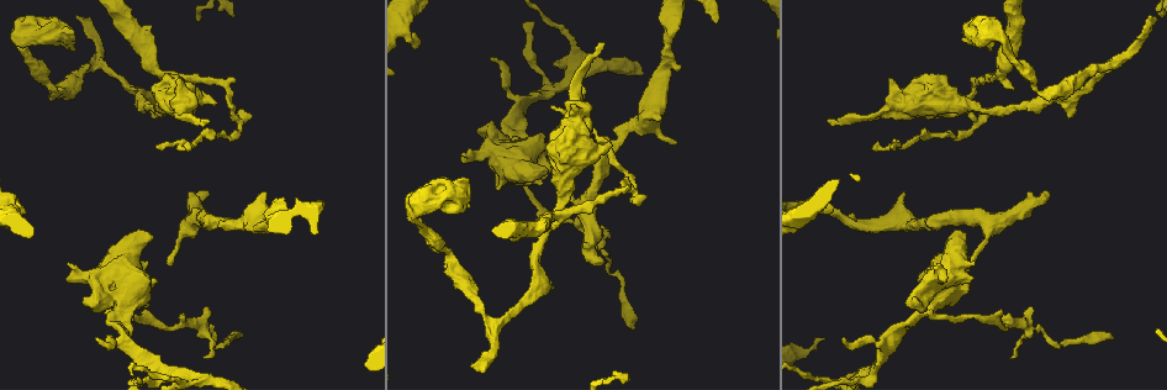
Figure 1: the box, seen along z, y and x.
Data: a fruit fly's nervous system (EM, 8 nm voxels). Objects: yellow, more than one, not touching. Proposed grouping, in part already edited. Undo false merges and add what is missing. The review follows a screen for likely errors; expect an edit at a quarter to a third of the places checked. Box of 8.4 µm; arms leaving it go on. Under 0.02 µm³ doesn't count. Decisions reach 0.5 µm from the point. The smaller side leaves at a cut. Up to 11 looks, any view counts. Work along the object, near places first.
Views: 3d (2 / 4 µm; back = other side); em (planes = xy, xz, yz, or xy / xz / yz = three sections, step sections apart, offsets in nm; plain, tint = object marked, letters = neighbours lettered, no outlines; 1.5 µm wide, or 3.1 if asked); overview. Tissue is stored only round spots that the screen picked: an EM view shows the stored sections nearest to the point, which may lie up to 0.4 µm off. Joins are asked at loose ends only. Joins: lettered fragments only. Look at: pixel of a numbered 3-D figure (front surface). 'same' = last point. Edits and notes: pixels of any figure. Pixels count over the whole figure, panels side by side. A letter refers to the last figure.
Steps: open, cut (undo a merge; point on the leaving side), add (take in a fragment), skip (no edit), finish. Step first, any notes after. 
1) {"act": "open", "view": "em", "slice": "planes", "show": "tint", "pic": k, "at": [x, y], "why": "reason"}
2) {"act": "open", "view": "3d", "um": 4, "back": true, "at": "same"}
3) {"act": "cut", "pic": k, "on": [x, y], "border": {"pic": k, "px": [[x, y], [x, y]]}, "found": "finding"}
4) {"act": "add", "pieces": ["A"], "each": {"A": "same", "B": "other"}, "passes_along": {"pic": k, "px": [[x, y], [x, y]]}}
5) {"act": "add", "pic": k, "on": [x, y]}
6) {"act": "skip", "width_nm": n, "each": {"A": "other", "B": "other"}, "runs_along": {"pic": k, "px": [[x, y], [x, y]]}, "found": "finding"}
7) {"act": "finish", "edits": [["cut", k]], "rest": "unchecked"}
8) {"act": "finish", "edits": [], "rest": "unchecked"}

{"act": "open", "view": "em", "slice": "planes", "show": "letters", "pic": 1, "at": [603, 262], "why": "branch stops here"}

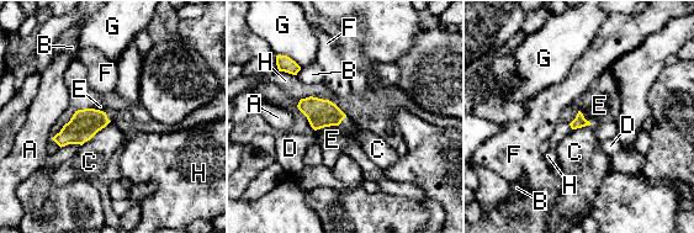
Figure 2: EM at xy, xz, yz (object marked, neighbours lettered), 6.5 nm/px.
{"act": "add", "pieces": ["E"], "longest_contact_nm": ["C", 260], "each": {"A": "other", "B": "other", "C": "other", "D": "other", "E": "same", "F": "other", "G": "other", "H": "other"}, "passes_along": {"pic": 2, "px": [[319, 112], [330, 125], [332, 139]]}, "found": "it goes on there"}

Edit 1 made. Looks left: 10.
{"act": "open", "view": "overview"}

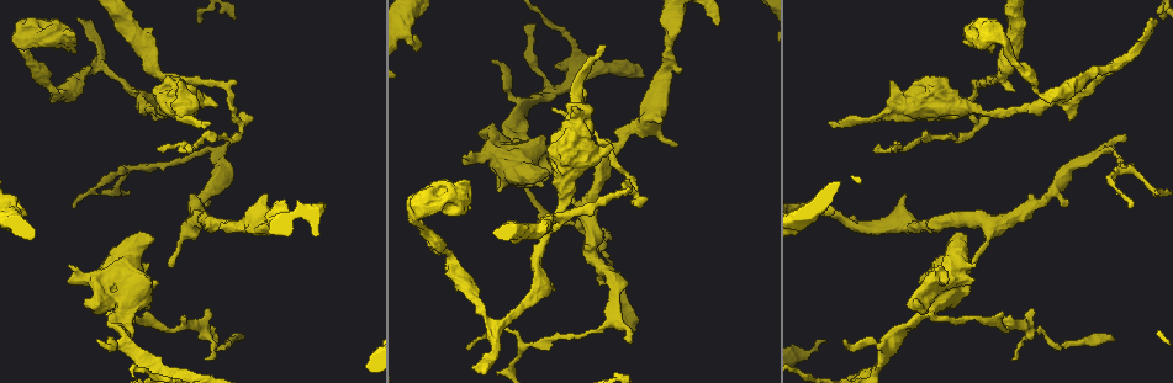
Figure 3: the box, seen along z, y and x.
{"act": "open", "view": "3d", "um": 2, "pic": 3, "at": [102, 70], "why": "three-way junction"}

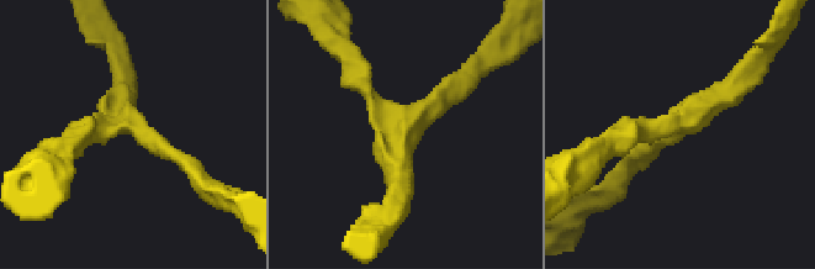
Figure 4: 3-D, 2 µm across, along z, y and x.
{"act": "open", "view": "em", "slice": "xz", "step": 8, "show": "letters", "pic": 4, "at": [407, 117]}

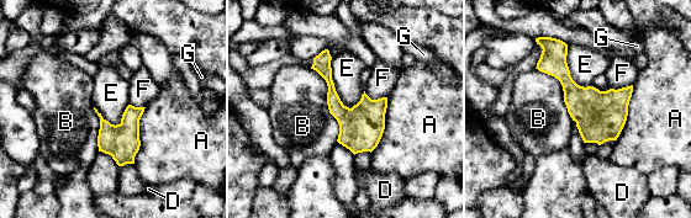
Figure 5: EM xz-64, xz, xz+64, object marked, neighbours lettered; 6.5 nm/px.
{"act": "open", "view": "em", "slice": "planes", "show": "letters", "at": "same"}

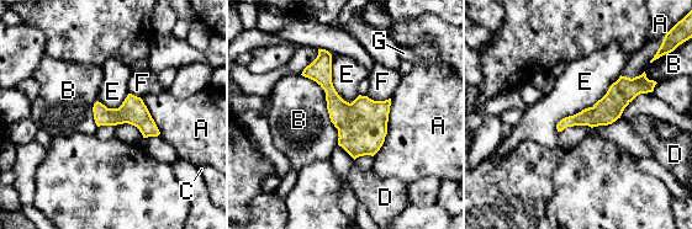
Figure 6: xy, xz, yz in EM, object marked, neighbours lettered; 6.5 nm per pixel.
{"act": "skip", "width_nm": 110, "each": {"A": "other", "B": "other", "C": "other", "D": "other", "E": "other", "F": "other", "G": "other"}, "border": {"pic": 6, "px": [[366, 95], [374, 100], [390, 99]]}, "found": "one cell here"}

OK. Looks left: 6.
{"act": "open", "view": "3d", "um": 4, "pic": 3, "at": [602, 44], "why": "thin end"}

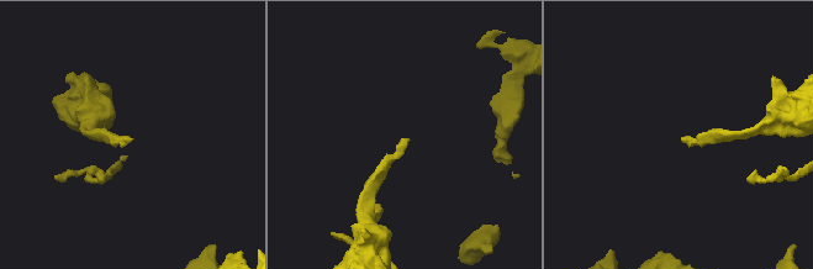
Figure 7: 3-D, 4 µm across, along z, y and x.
{"act": "open", "view": "em", "slice": "xz", "step": 8, "show": "tint", "pic": 7, "at": [683, 139]}

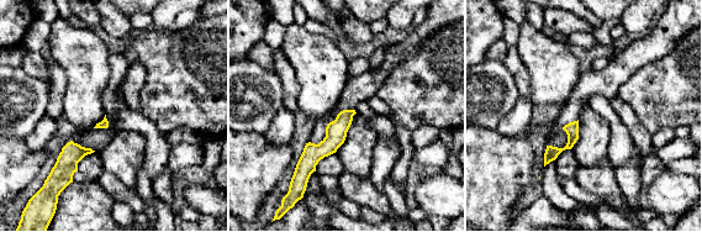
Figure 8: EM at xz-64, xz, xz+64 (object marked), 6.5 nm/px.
{"act": "open", "view": "em", "slice": "planes", "show": "letters", "at": "same"}

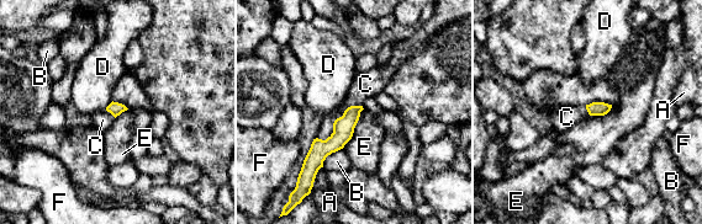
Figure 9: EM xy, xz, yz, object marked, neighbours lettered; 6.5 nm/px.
{"act": "add", "pieces": ["C"], "each": {"A": "other", "B": "other", "C": "same", "D": "other", "E": "other", "F": "other"}, "passes_along": {"pic": 9, "px": [[343, 127], [336, 120], [360, 90]]}, "found": "the cell continues"}

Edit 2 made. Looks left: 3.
{"act": "open", "view": "em", "slice": "yz", "step": 8, "show": "tint", "pic": 3, "at": [419, 48], "why": "stops while still wide"}

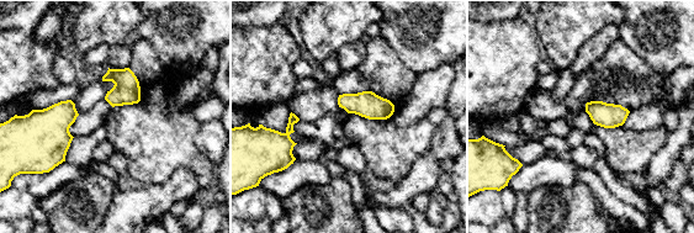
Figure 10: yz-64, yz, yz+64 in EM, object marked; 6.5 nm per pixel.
{"act": "open", "view": "em", "slice": "planes", "show": "letters", "at": "same", "why": "another direction"}

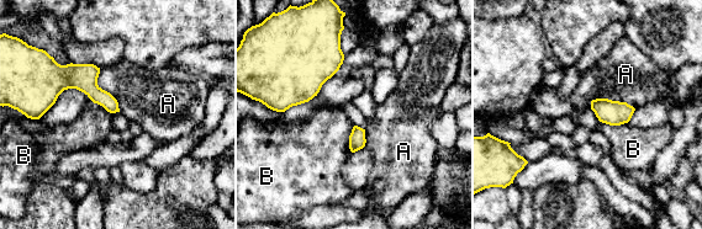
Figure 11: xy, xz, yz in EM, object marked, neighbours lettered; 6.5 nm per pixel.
{"act": "skip", "each": {"A": "other", "B": "other"}, "border": {"pic": 11, "px": [[590, 101], [618, 100], [635, 108]]}, "found": "no lettered fragment goes on from it"}

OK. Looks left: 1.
{"act": "finish", "edits": [["add", 2], ["add", 9]], "rest": "unchecked"}

